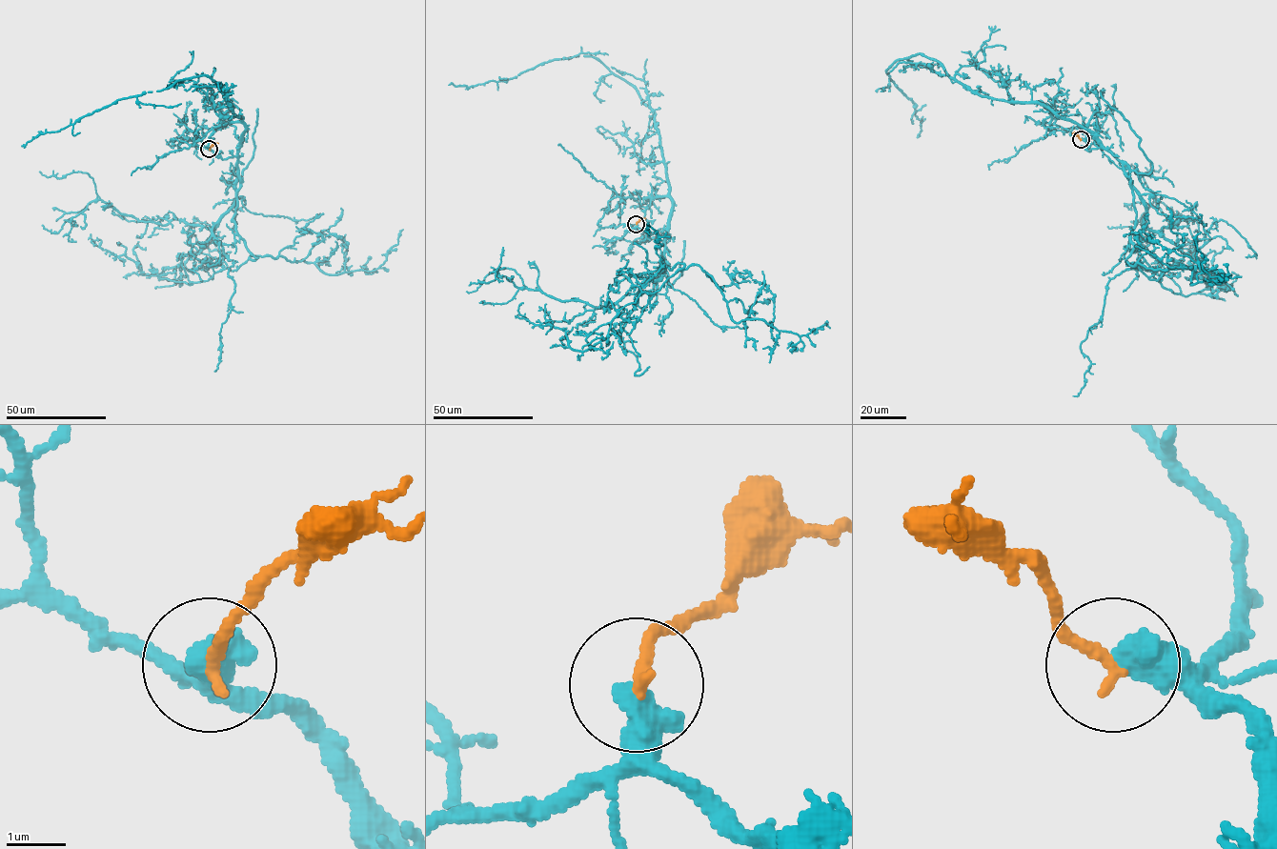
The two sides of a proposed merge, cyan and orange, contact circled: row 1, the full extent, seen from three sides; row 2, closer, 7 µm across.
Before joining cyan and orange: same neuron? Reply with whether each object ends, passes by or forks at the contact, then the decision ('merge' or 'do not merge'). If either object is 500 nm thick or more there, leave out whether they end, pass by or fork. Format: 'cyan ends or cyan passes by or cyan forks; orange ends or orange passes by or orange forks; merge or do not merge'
merge

